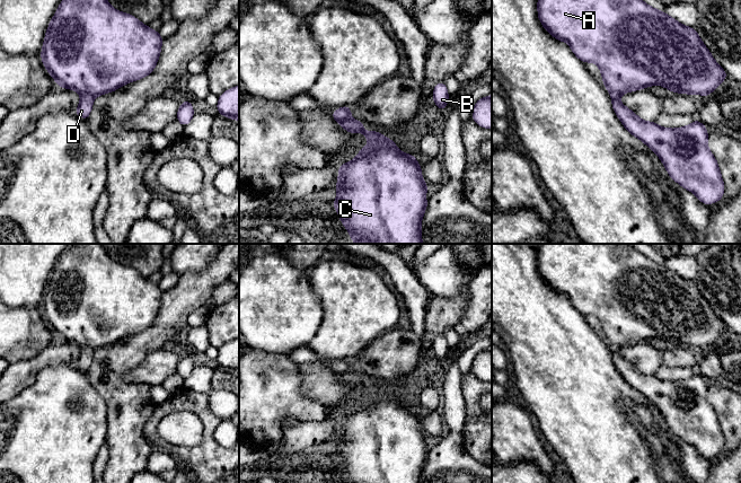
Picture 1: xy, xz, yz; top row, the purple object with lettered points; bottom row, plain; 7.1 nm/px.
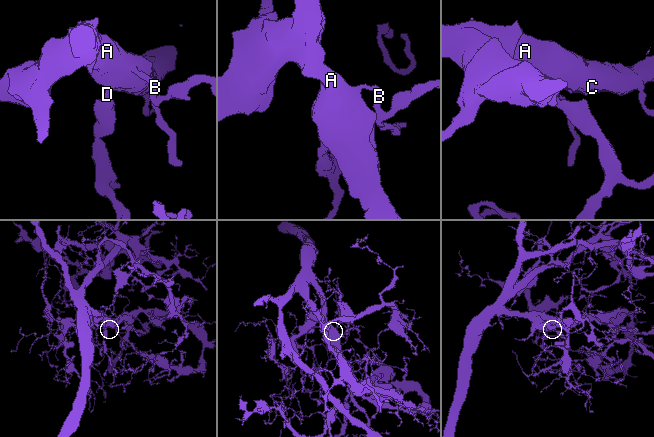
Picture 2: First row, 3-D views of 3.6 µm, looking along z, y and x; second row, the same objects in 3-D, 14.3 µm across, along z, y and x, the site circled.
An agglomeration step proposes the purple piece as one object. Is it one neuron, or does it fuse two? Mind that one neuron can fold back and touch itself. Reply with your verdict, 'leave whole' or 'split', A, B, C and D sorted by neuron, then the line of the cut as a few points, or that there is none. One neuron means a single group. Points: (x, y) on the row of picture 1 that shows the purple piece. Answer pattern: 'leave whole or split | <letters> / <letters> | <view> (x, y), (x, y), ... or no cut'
leave whole | A B C D | no cut

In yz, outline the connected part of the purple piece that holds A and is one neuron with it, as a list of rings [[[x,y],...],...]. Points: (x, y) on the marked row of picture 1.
[[[538,0],[538,18],[544,28],[556,39],[570,44],[572,52],[583,63],[594,62],[603,79],[606,89],[611,94],[611,104],[616,115],[630,134],[642,140],[661,159],[670,177],[683,188],[693,192],[704,204],[718,202],[724,194],[724,183],[718,164],[707,147],[706,126],[695,120],[688,126],[667,129],[655,122],[641,120],[633,111],[620,103],[619,96],[653,85],[663,86],[671,93],[699,94],[707,97],[727,73],[722,69],[708,49],[704,45],[696,29],[683,26],[669,15],[650,7],[643,0]]]

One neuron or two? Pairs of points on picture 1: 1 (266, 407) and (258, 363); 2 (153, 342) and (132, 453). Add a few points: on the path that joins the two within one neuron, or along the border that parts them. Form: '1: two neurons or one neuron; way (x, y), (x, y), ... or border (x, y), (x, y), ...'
1: one neuron; way (262, 396), (262, 375)
2: one neuron; way (124, 363), (120, 395), (125, 423)

